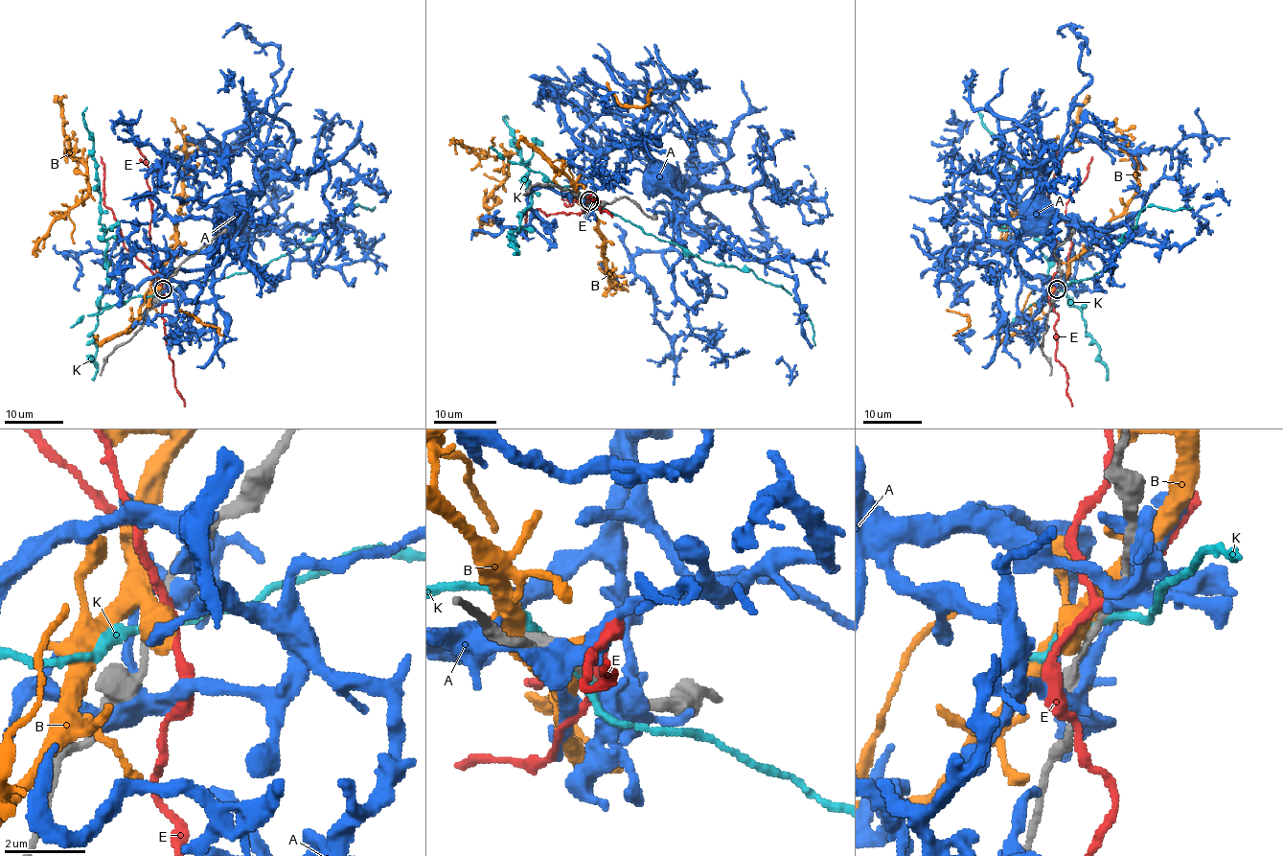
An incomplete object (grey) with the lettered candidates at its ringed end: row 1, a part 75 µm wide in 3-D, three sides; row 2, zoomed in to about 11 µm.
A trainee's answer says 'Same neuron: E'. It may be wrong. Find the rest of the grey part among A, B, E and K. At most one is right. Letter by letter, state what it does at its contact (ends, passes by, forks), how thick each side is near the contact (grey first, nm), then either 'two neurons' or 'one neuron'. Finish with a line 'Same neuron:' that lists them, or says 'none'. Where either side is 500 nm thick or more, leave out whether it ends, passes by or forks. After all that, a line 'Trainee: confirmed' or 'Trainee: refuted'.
A: it forks | 150/400 nm | two neurons
B: 150/650 nm | two neurons
E: it forks | 150/180 nm | one neuron
K: it passes by | 160/200 nm | two neurons
Same neuron: E
Trainee: confirmed

